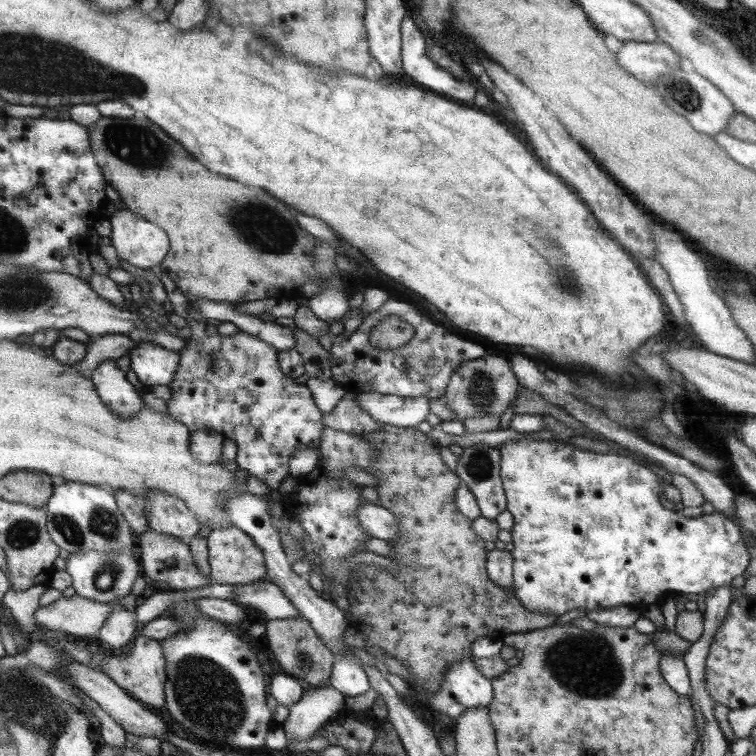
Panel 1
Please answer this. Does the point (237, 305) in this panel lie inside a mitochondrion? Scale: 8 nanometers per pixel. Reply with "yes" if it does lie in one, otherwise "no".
no

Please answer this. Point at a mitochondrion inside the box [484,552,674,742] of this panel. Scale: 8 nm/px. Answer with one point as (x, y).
(585, 664)

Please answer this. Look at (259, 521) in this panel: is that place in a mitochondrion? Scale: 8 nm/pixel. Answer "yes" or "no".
no

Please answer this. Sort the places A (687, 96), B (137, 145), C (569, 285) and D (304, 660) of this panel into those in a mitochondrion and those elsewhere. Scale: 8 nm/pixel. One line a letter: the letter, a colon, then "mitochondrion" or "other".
A: mitochondrion
B: mitochondrion
C: mitochondrion
D: mitochondrion

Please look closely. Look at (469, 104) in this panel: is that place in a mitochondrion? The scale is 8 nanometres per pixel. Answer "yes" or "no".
no

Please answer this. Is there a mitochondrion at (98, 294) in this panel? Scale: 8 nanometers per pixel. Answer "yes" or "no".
no

